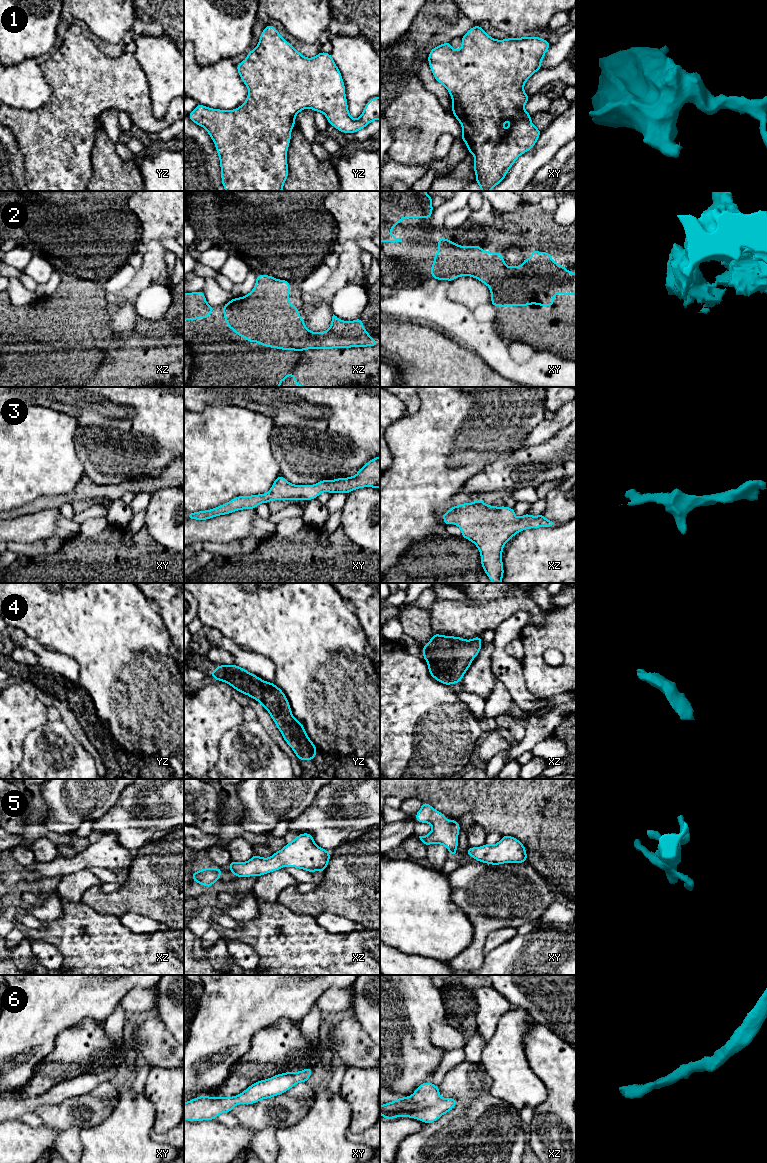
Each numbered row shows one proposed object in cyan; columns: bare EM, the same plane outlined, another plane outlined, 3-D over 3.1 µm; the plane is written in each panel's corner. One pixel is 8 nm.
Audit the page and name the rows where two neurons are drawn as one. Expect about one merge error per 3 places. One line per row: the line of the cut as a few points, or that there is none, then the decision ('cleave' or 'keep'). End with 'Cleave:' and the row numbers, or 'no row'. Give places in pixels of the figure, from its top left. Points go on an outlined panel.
1: no cut | keep
2: no cut | keep
3: no cut | keep
4: no cut | keep
5: no cut | keep
6: no cut | keep
Cleave: no row

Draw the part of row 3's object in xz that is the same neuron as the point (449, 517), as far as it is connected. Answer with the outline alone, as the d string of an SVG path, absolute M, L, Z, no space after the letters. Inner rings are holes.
M481 499L452 506L441 516L445 525L456 524L462 537L477 546L481 565L493 583L502 582L503 547L514 535L530 528L556 525L554 521L547 520L543 513L538 516L525 513L516 518L514 508L487 505Z

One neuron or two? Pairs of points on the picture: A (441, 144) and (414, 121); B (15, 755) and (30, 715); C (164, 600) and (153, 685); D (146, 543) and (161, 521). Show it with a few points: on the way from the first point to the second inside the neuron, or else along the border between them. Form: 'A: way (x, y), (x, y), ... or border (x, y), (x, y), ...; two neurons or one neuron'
A: border (457, 138), (442, 133), (428, 163); two neurons
B: way (15, 745), (15, 730), (20, 725); one neuron
C: border (149, 599), (156, 605), (171, 641); two neurons
D: border (144, 526), (158, 542), (168, 548); two neurons

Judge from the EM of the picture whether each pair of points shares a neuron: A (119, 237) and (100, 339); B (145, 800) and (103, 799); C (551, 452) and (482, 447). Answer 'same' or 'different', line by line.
A: different
B: different
C: different

